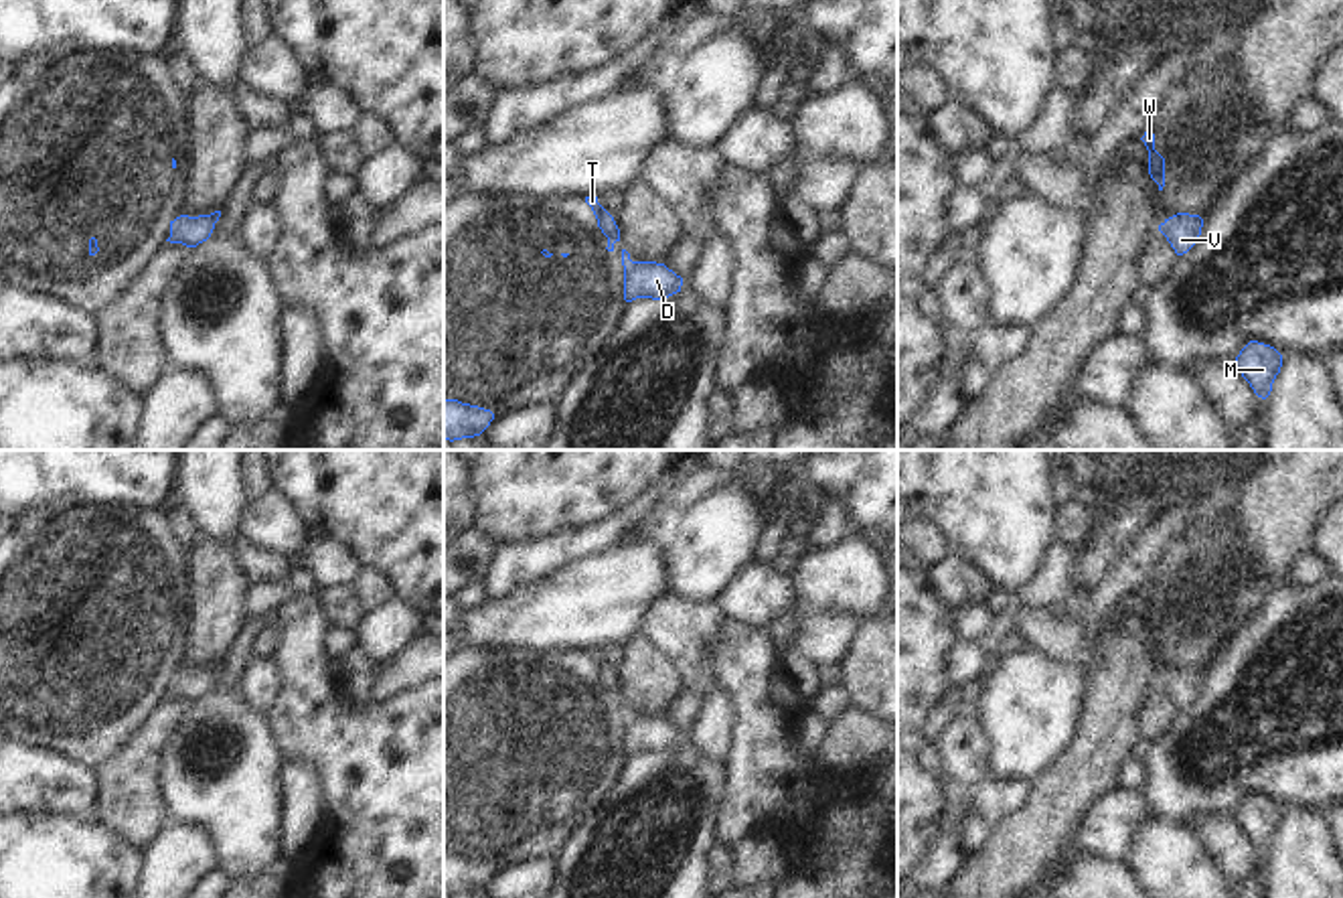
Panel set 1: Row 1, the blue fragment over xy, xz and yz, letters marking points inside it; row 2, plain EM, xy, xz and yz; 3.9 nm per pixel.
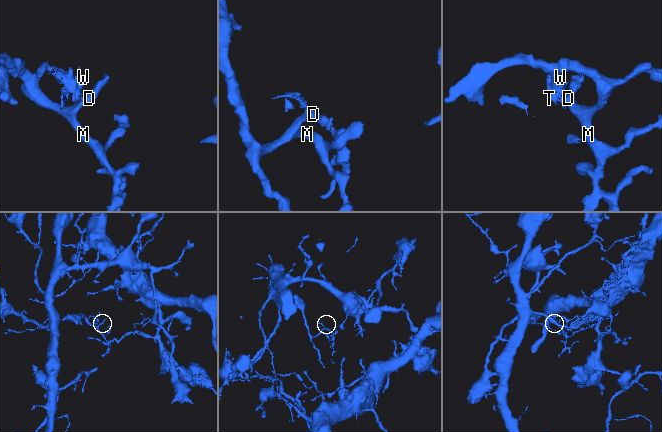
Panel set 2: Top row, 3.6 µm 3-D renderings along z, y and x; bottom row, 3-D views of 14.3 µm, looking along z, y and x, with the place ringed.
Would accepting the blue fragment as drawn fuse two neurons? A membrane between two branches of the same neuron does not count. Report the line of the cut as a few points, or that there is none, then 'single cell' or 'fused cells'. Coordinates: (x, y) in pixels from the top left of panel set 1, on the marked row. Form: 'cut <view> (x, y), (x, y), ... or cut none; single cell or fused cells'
cut xz (630, 260), (624, 272); fused cells

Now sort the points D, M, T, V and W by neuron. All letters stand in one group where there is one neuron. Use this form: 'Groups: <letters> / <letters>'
Groups: D M V / T W.

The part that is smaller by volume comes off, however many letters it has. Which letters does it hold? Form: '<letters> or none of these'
T, W

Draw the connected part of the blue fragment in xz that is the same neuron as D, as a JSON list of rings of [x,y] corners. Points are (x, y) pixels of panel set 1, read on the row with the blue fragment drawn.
[[[630,261],[624,272],[624,300],[636,298],[662,300],[681,292],[683,278],[656,261]]]

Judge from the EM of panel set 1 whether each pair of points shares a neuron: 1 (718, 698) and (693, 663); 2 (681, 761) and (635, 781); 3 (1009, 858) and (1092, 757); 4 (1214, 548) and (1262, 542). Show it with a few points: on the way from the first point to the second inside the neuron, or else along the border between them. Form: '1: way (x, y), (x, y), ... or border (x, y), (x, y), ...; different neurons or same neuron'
1: border (716, 686), (703, 700); different neurons
2: way (669, 773), (657, 781), (647, 781); same neuron
3: way (1034, 834), (1076, 781); same neuron
4: border (1238, 497), (1232, 513), (1242, 554), (1271, 584); different neurons

